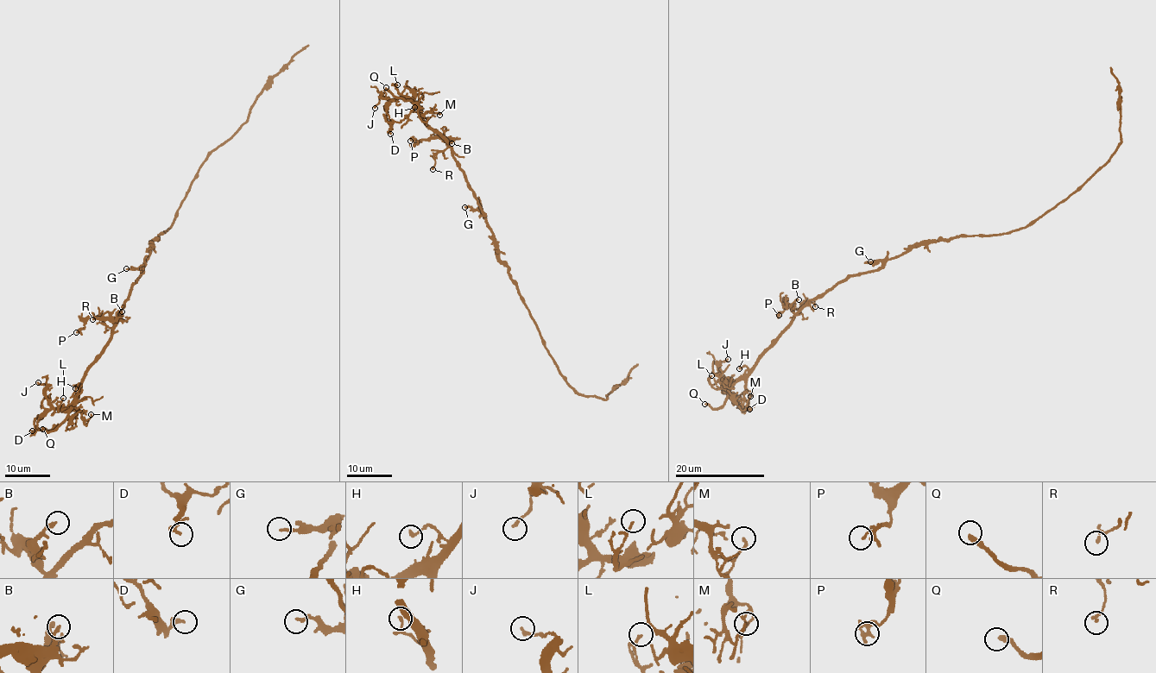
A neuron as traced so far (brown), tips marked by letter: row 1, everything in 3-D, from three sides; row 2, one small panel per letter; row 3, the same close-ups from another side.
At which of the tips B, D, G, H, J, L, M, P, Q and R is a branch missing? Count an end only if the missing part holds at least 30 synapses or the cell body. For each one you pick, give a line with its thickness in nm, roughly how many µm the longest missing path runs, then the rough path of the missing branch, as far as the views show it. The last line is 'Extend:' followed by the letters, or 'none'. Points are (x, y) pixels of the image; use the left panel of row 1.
Q: calibre 320 nm; missing 40 µm; course (42, 429), (32, 425), (22, 435), (52, 435), (77, 421), (99, 430), (105, 438), (108, 458)
Extend: Q

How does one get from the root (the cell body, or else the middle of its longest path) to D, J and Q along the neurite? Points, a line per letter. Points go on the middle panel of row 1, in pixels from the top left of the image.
D: (504, 265), (499, 258), (495, 235), (447, 141), (431, 128), (413, 102), (408, 115), (392, 123), (390, 134)
J: (504, 265), (499, 258), (495, 235), (446, 140), (431, 128), (406, 97), (380, 97), (375, 108)
Q: (504, 265), (499, 258), (495, 235), (447, 141), (431, 128), (413, 102), (394, 97), (386, 87)

